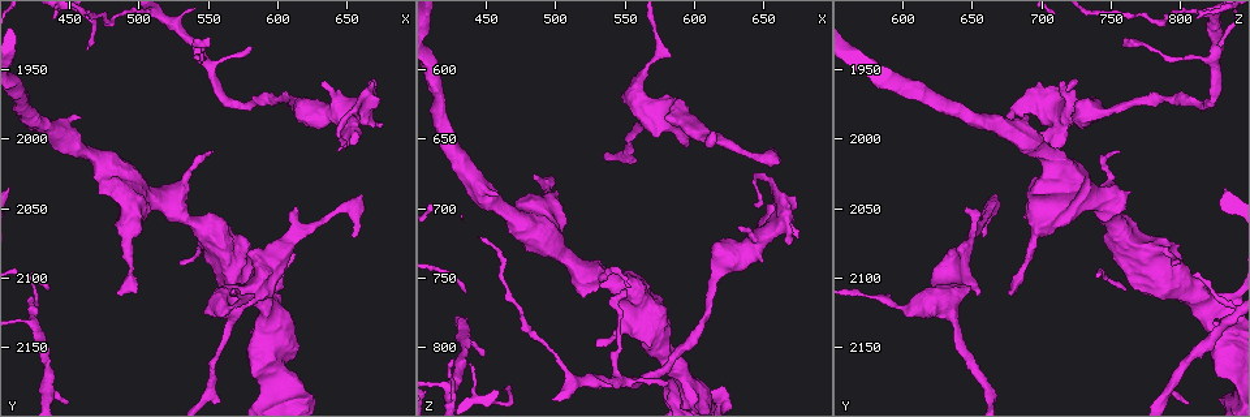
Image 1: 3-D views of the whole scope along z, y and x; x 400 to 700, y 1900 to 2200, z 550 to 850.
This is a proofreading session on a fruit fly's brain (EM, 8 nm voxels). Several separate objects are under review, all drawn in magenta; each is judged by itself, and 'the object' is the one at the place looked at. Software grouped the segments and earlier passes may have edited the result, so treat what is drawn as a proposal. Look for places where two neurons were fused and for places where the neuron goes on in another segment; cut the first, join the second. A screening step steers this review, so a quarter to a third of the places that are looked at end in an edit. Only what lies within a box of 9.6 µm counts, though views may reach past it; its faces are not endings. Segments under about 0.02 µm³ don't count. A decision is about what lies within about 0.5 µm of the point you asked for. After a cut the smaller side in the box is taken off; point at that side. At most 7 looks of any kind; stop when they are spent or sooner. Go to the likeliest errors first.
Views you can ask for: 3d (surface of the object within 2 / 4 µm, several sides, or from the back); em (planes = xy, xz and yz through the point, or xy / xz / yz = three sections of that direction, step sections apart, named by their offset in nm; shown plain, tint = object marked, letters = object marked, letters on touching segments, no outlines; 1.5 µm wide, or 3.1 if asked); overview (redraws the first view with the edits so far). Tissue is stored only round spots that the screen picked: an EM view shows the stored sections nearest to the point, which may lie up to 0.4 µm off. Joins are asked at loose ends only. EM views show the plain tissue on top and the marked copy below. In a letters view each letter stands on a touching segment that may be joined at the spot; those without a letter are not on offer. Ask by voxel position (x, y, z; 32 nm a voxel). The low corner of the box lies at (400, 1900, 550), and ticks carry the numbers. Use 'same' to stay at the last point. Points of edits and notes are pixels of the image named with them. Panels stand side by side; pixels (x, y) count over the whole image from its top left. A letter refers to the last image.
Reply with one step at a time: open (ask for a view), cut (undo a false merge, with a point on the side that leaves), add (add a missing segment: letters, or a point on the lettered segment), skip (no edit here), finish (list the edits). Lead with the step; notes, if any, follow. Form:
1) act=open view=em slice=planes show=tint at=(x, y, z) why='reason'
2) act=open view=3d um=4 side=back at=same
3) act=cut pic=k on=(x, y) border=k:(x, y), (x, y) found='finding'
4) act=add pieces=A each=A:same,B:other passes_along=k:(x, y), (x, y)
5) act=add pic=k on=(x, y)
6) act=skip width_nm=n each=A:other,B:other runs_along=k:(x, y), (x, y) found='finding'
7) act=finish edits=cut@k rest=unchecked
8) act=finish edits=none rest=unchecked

act=open view=3d um=4 at=(458, 1986, 690) why='stops while still wide'

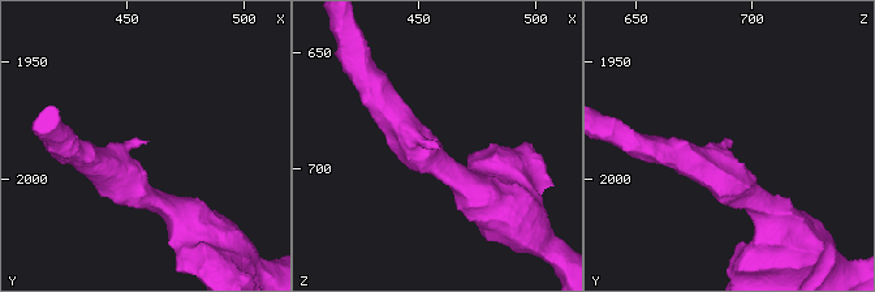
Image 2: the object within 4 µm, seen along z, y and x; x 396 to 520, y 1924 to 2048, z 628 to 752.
act=open view=em slice=planes show=letters at=(458, 1985, 691) why='need the tissue'

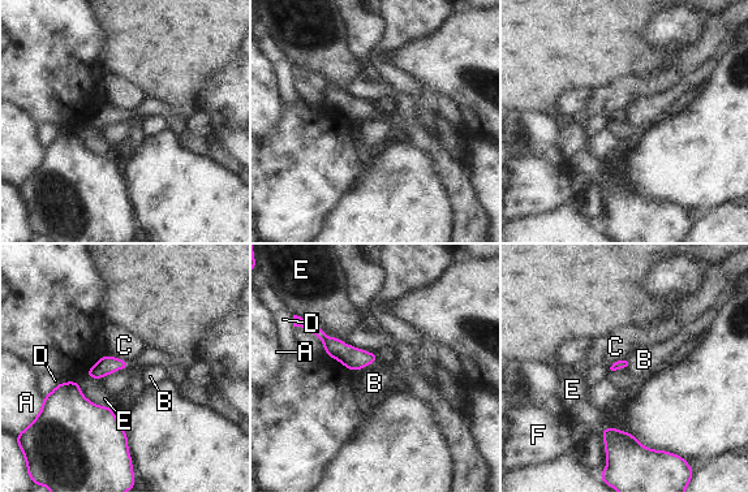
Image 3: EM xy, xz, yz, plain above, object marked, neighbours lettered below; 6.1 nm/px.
act=skip each=A:other,B:other,C:other,D:other,E:other,F:other found='no lettered segment goes on from it'

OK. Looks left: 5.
act=open view=3d um=2 at=(552, 2010, 756) why='thin end'

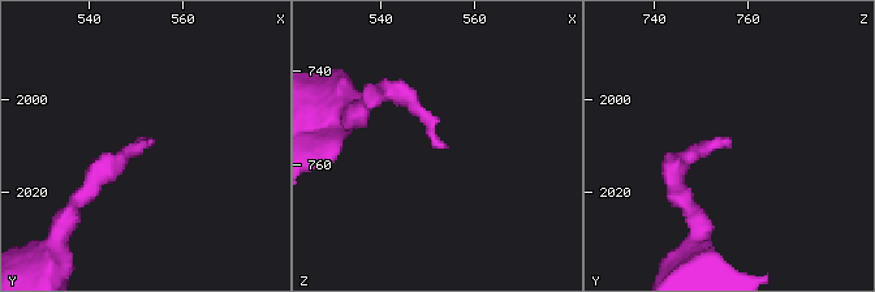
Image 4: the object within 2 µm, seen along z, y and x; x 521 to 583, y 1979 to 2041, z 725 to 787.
act=open view=em slice=planes show=tint at=(553, 2009, 756) why='shape alone is not enough'

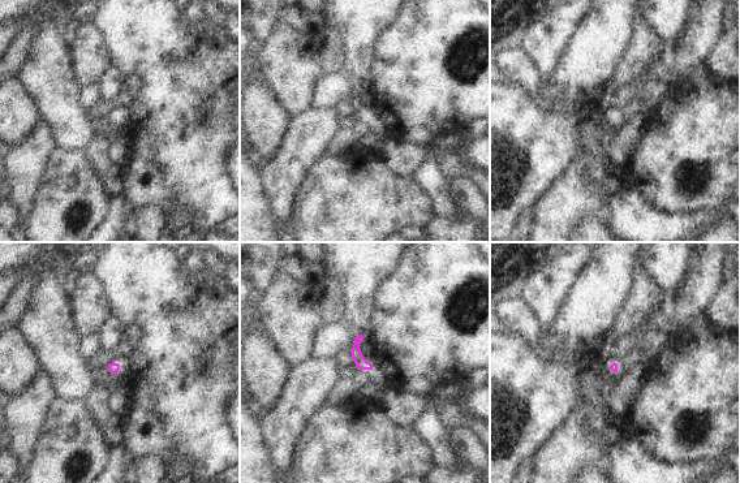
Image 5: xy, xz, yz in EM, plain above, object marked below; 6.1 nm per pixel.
act=open view=em slice=planes show=letters at=same

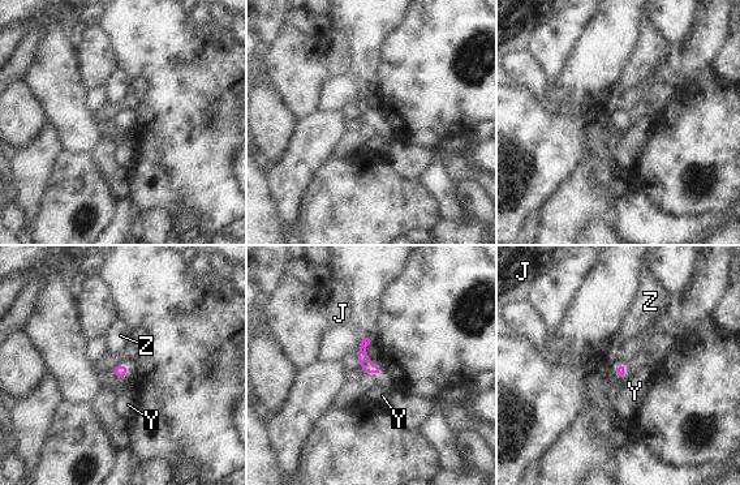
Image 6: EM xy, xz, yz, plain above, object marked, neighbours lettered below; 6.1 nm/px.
act=skip each=J:other,Y:other,Z:other found='no lettered segment goes on from it'

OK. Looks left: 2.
act=open view=3d um=2 at=(580, 1936, 828) why='branch stops here'

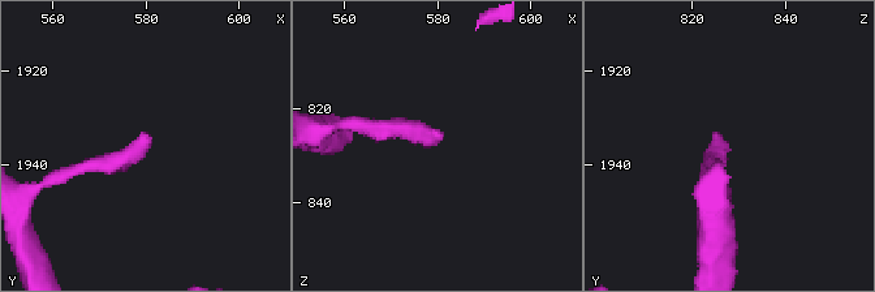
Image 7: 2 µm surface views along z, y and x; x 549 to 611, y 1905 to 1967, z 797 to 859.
act=open view=em slice=planes show=letters at=(581, 1933, 827)

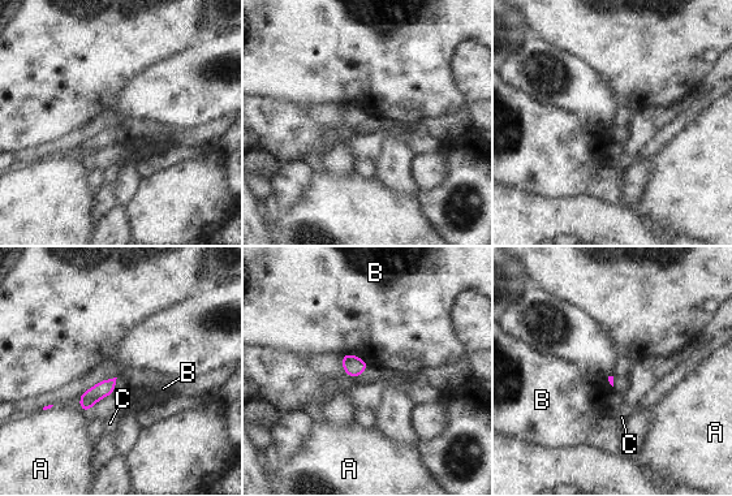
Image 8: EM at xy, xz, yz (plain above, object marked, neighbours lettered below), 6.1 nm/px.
act=skip longest_contact=B:180nm each=A:other,B:other,C:other border=8:(343, 353), (360, 357), (367, 366) found='no lettered segment goes on from it'

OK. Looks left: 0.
act=finish edits=none rest=unchecked

